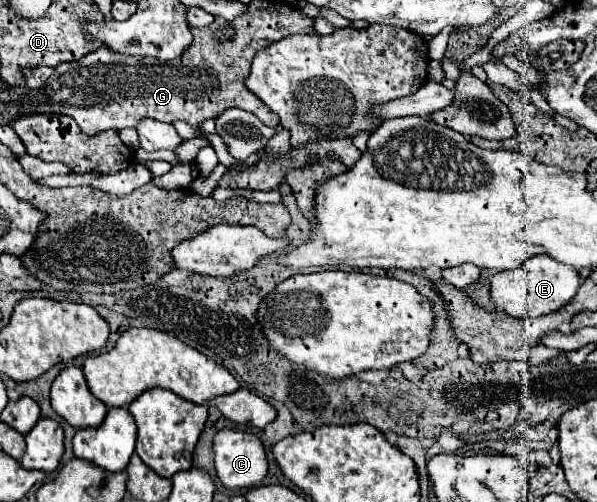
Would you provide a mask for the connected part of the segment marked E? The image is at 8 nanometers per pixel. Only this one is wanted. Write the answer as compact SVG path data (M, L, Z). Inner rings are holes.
M537 255L527 259L519 269L495 273L491 277L491 301L495 303L497 311L517 319L529 319L561 309L567 301L573 299L579 287L581 279L573 267L567 267L565 263L559 263L547 255Z

